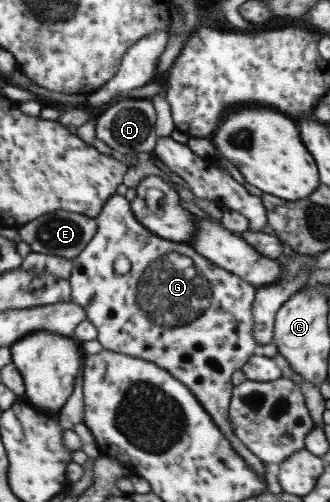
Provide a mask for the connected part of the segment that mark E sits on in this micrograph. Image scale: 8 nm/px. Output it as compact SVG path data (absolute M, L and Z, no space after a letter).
M56 210L54 213L40 215L38 219L22 225L18 229L18 237L20 241L29 245L32 252L72 259L82 251L95 232L94 219L66 210Z

